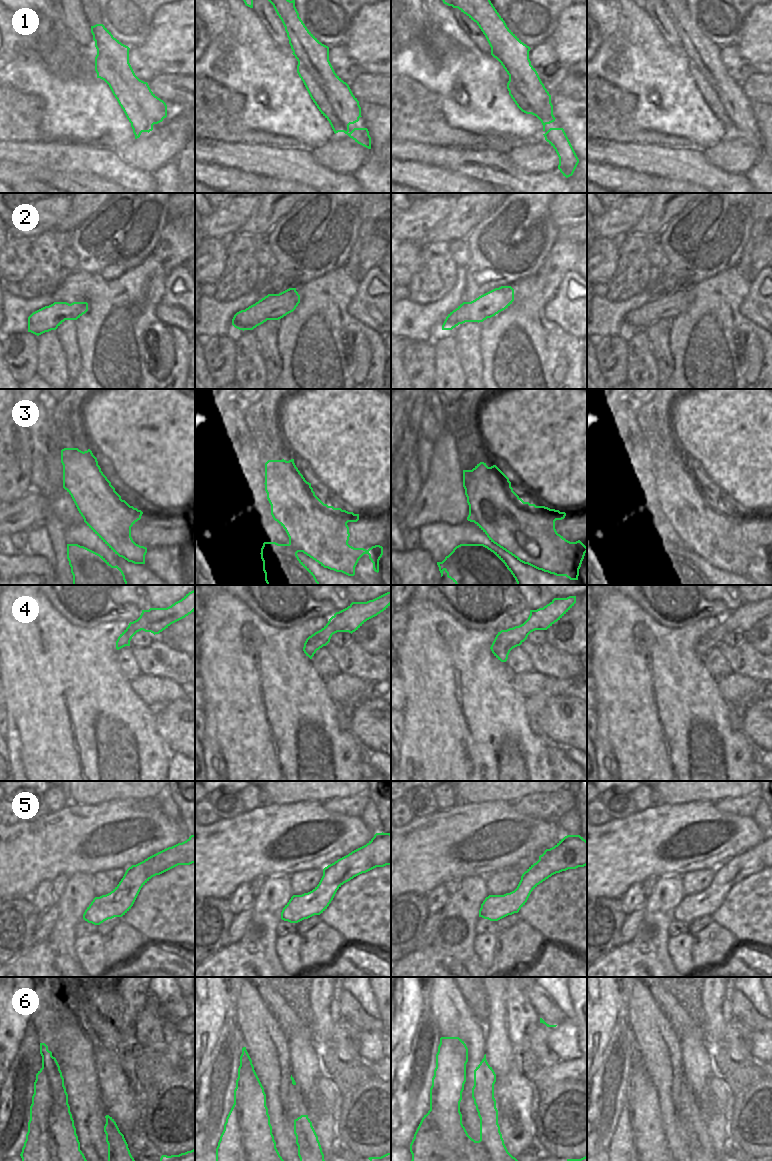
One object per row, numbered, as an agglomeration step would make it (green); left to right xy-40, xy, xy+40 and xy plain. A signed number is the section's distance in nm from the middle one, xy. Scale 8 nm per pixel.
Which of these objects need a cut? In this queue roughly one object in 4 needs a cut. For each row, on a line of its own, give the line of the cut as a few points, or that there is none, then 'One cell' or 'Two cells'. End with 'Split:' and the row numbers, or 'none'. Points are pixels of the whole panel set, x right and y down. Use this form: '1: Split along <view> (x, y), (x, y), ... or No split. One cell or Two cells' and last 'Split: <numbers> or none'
1: No split. One cell
2: No split. One cell
3: Split along xy (289, 543), (292, 547), (298, 547), (302, 551). Two cells
4: No split. One cell
5: No split. One cell
6: Split along xy+40 (431, 1115), (439, 1132), (438, 1137). Two cells
Split: 3, 6.

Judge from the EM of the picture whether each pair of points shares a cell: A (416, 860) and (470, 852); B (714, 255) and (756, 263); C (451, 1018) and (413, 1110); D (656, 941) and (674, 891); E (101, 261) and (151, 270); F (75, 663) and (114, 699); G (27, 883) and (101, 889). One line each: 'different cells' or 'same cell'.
A: same cell
B: different cells
C: different cells
D: same cell
E: different cells
F: same cell
G: different cells

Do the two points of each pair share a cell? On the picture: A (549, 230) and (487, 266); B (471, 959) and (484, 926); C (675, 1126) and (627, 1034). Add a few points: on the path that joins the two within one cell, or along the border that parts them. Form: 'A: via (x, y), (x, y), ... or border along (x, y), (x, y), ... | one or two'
A: via (536, 219), (529, 219), (509, 236), (505, 247) | one
B: border along (479, 917), (475, 924), (476, 934) | two
C: border along (630, 1024), (638, 1046) | two

